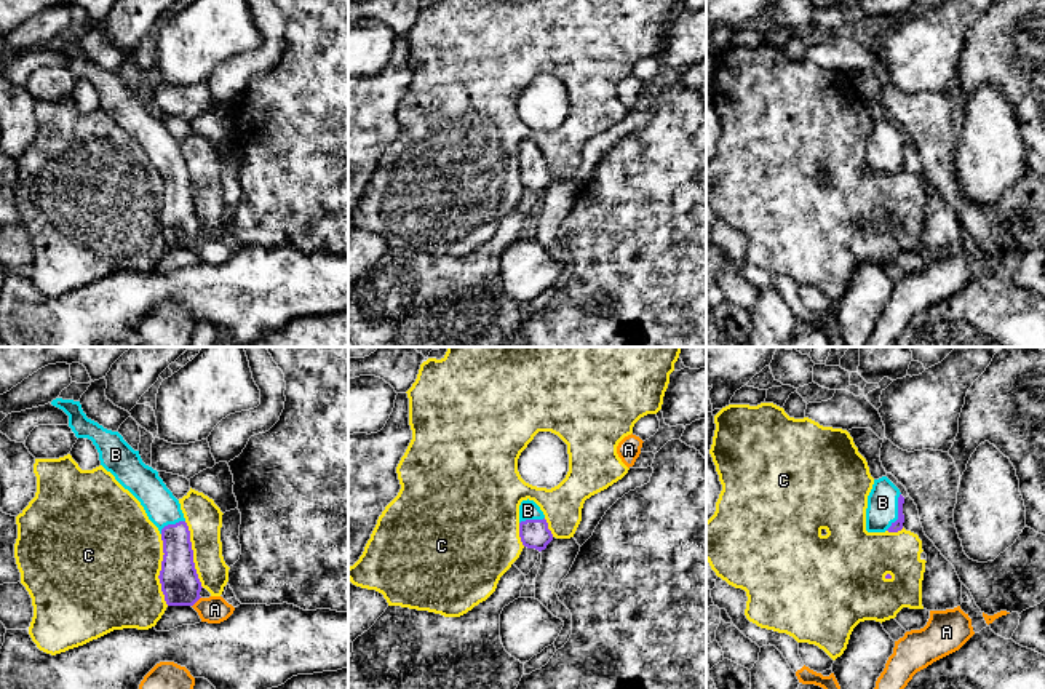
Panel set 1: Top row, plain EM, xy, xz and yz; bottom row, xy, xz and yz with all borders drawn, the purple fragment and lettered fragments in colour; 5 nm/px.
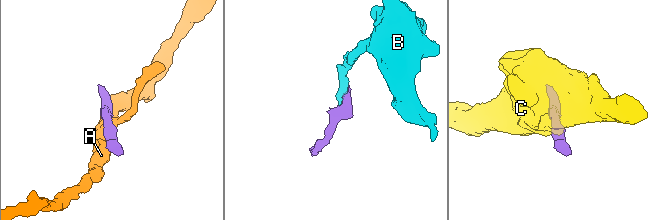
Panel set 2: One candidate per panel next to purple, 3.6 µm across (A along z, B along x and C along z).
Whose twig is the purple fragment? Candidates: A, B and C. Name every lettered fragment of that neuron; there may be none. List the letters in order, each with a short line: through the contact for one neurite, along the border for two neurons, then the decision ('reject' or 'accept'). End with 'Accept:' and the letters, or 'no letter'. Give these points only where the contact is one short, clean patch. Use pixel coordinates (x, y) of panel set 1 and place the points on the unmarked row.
A: reject
B: yz (895, 168), (898, 154), (882, 144) | accept
C: reject
Accept: B

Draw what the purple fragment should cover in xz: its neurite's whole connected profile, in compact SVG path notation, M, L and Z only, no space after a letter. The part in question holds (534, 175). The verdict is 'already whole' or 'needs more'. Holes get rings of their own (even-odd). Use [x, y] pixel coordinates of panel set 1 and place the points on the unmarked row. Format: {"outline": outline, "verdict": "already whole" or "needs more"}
{"outline": "M522 142L519 147L519 179L524 189L545 192L553 182L543 153L534 142Z", "verdict": "needs more"}

